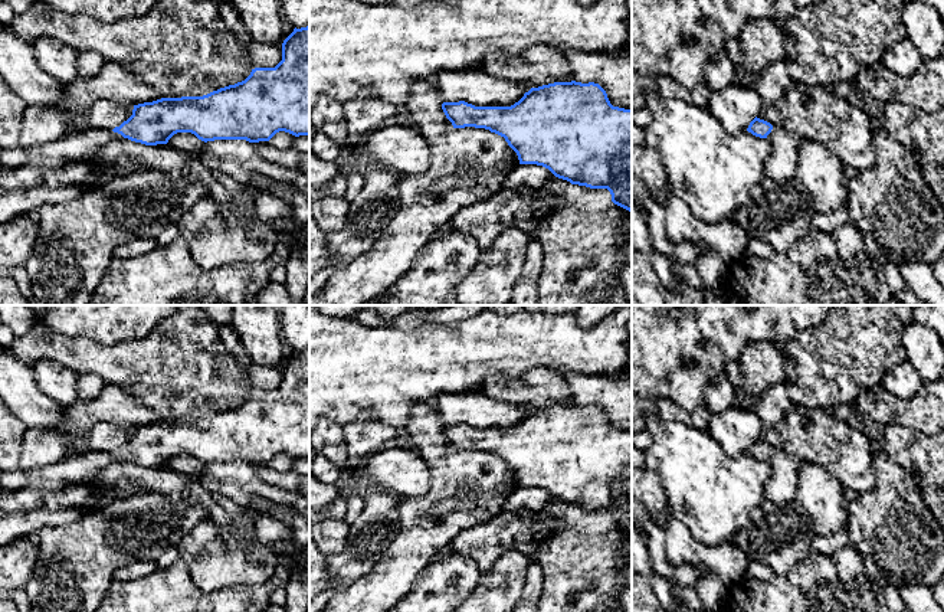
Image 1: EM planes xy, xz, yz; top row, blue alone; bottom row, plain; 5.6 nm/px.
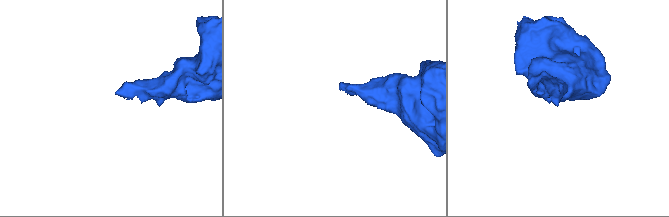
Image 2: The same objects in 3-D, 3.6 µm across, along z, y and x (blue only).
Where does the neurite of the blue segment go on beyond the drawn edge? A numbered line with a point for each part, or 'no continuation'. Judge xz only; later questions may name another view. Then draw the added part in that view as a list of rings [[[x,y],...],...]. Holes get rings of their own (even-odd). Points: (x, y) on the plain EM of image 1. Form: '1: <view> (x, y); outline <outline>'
no continuation

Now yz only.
1: yz (782, 486); outline [[[773,448],[766,461],[773,472],[764,484],[764,498],[783,504],[796,498],[799,485],[799,461],[781,448]]]

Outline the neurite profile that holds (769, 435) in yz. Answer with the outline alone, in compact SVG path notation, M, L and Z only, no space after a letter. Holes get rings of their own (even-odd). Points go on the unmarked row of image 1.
M793 405L776 428L763 428L757 441L771 448L781 448L800 462L814 462L823 467L849 495L871 492L876 484L873 454L878 444L865 432L838 420L826 410Z

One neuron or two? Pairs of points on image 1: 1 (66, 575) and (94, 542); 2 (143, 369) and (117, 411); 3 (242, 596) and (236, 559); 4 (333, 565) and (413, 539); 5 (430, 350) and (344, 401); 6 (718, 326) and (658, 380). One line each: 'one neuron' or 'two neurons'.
1: one neuron
2: two neurons
3: two neurons
4: two neurons
5: one neuron
6: one neuron

